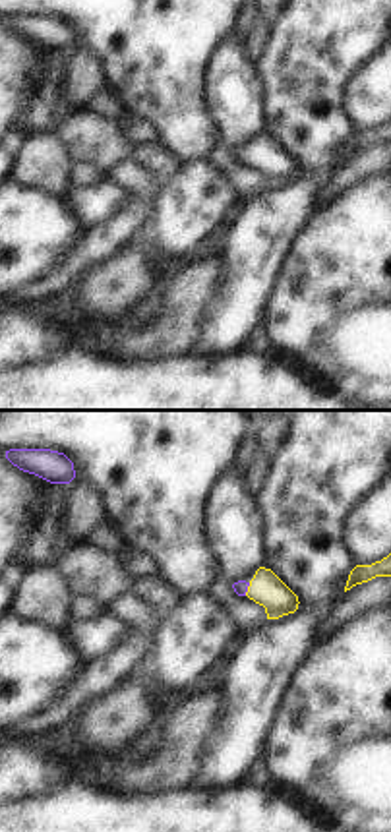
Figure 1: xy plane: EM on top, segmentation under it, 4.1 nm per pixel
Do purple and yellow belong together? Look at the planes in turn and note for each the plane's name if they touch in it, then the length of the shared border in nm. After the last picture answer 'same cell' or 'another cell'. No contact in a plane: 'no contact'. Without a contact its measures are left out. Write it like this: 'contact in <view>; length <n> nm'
contact in xy; length 60 nm

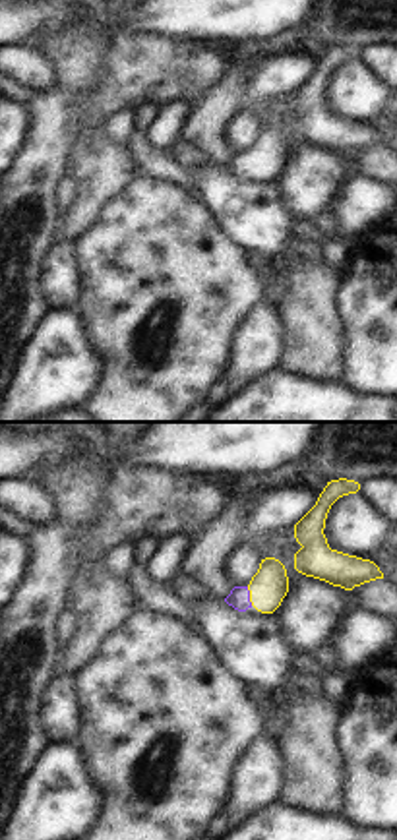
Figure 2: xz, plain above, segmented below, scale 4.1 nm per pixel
contact in xz; length 80 nm

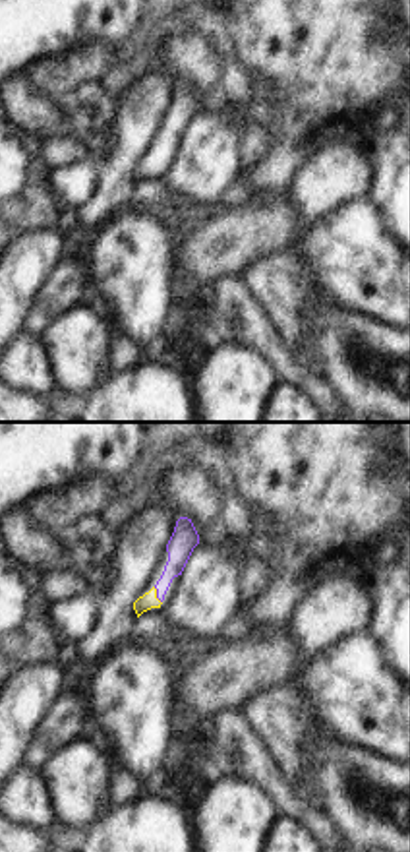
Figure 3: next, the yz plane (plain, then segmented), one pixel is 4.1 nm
contact in yz; length 80 nm

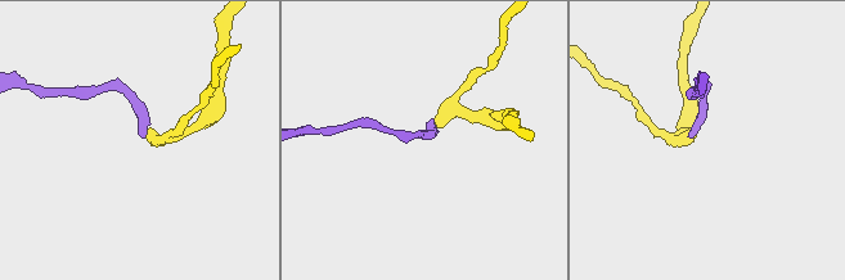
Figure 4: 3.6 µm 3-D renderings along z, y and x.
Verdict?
same cell

